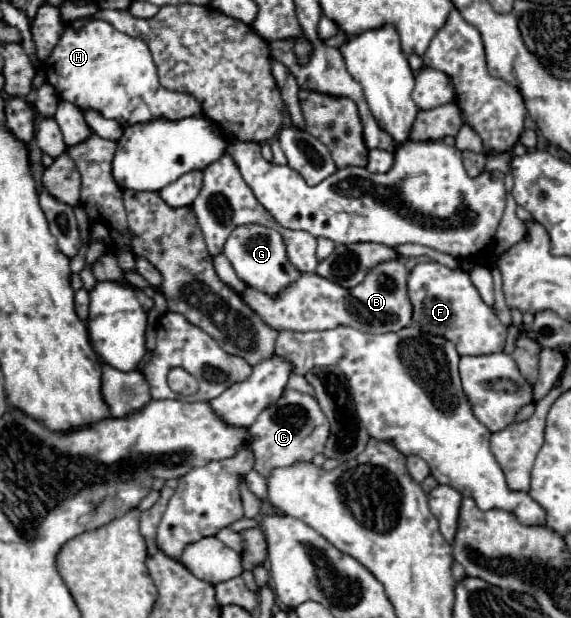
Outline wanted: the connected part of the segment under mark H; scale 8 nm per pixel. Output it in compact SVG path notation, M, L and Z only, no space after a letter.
M100 19L88 21L80 31L68 27L48 61L44 61L44 71L46 81L56 89L60 99L80 109L96 109L104 117L116 119L122 127L158 117L178 121L202 111L192 95L168 91L158 83L156 65L142 39L120 33Z

